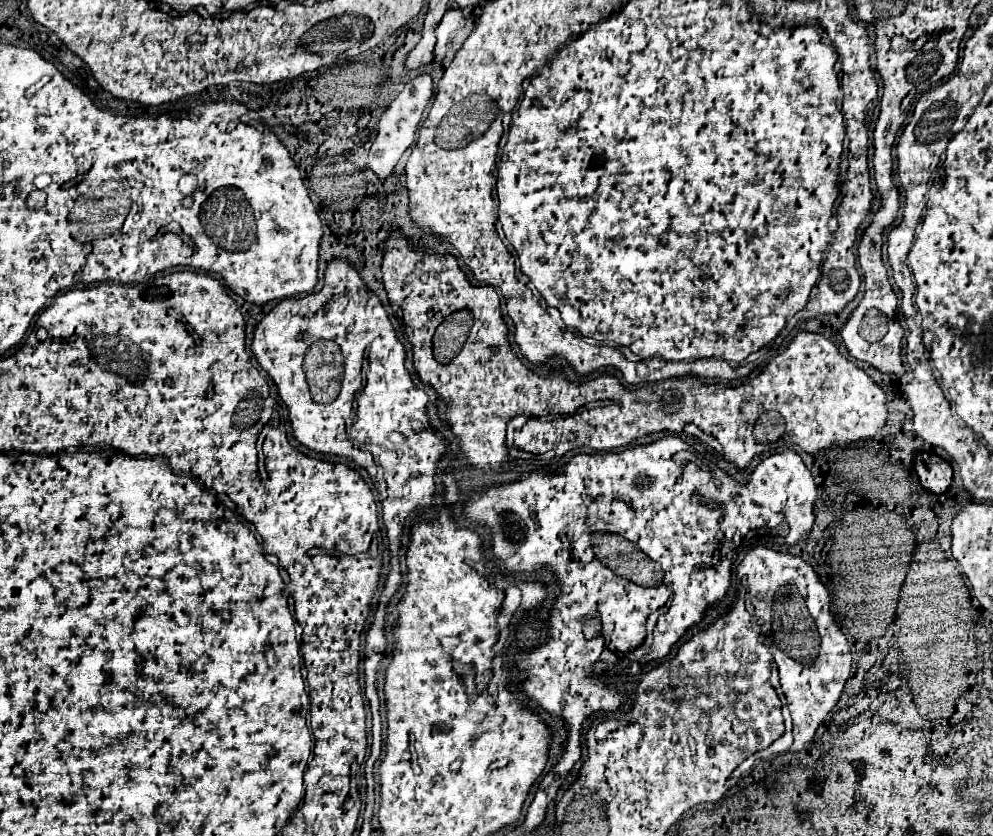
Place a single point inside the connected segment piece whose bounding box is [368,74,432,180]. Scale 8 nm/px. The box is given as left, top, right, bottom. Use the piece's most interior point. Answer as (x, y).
(396, 129)

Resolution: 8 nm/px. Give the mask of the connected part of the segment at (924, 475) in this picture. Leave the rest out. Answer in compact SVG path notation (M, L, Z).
M916 454L914 458L920 482L932 494L944 494L952 484L952 466L936 454Z

